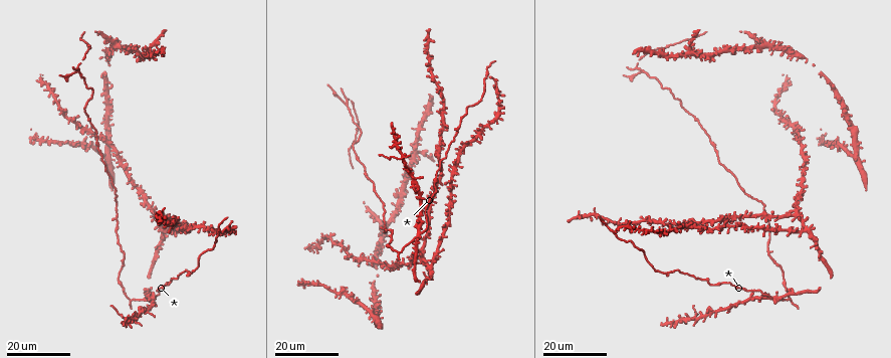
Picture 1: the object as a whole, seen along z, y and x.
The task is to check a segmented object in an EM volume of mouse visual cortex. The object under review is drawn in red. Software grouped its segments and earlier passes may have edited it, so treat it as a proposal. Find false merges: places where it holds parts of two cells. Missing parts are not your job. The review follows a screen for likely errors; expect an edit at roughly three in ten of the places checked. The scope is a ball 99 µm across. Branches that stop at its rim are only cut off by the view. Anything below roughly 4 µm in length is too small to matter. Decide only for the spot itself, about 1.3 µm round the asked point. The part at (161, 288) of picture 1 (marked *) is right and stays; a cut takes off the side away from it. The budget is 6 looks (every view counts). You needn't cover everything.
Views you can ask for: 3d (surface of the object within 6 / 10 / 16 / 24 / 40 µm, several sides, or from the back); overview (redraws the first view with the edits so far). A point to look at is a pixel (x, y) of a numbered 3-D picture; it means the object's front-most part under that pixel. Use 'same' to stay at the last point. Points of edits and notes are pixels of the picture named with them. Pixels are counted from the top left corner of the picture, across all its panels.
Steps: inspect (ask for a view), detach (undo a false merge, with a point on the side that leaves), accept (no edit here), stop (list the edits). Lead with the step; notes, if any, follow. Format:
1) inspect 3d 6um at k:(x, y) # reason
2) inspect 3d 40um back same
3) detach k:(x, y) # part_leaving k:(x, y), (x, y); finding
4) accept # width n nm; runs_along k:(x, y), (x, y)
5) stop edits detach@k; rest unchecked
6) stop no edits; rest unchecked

inspect 3d 24um at 1:(695, 320) # thin arm on a thick one

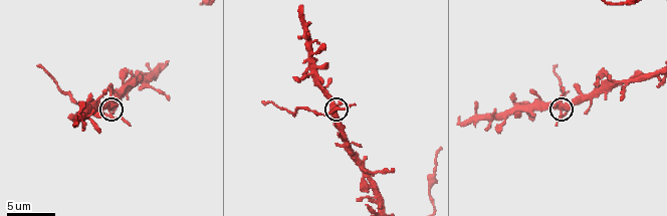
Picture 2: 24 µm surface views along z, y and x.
inspect 3d 10um at 2:(560, 107)

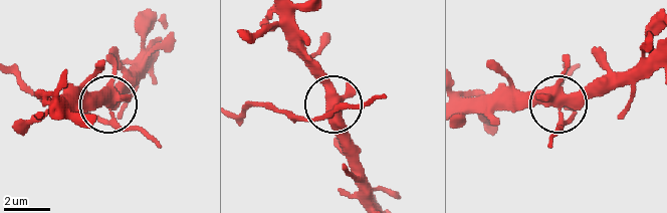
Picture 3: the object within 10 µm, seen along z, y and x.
detach 3:(141, 133) # a second cell is stuck on

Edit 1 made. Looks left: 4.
inspect overview

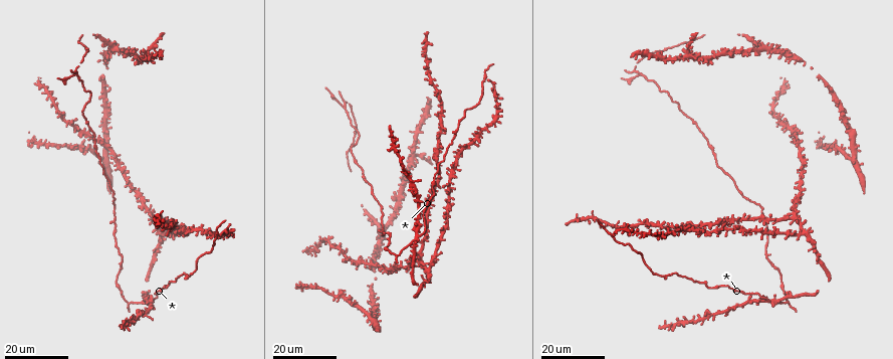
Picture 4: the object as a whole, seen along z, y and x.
inspect 3d 24um at 4:(342, 108) # branch point

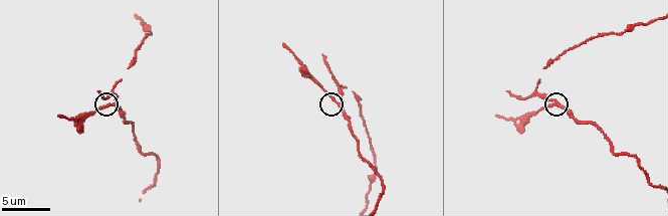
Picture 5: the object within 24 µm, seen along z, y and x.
inspect 3d 6um at 5:(114, 105)

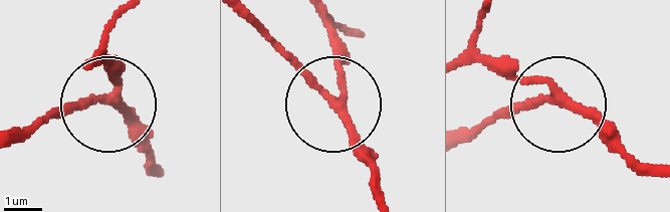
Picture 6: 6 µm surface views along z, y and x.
accept # runs_along 6:(160, 173), (141, 134), (112, 109), (64, 106), (19, 125); continuous, no second cell

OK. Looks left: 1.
stop edits detach@3; rest unchecked

